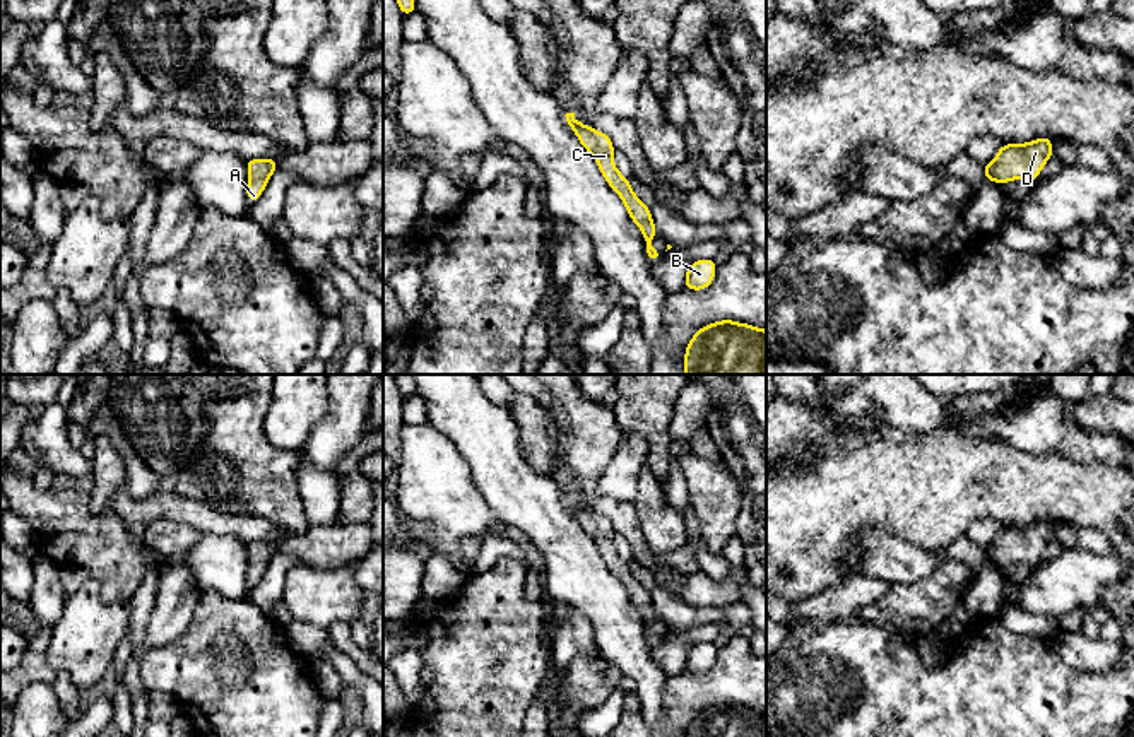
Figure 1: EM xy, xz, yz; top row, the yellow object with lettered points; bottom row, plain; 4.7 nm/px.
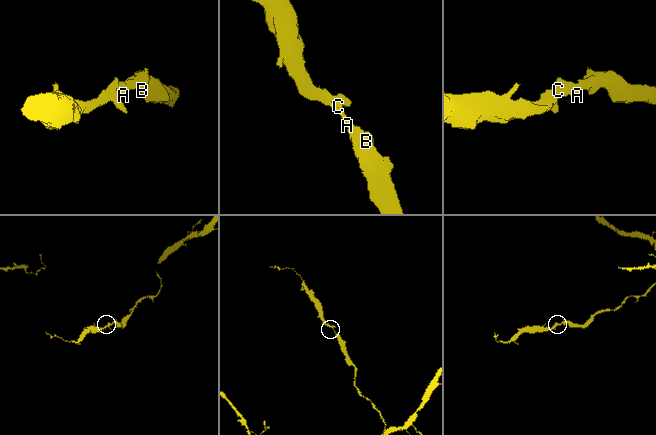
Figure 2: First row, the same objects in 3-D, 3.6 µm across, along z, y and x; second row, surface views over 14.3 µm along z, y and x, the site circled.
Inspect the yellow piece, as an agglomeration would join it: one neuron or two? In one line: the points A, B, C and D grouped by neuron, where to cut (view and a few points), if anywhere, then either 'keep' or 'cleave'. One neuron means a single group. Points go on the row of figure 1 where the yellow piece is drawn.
A B C D; no cut; keep

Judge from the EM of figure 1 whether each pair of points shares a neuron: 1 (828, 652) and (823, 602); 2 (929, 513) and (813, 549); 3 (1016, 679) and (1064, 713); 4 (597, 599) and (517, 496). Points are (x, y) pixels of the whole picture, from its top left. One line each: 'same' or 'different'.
1: different
2: same
3: same
4: same

